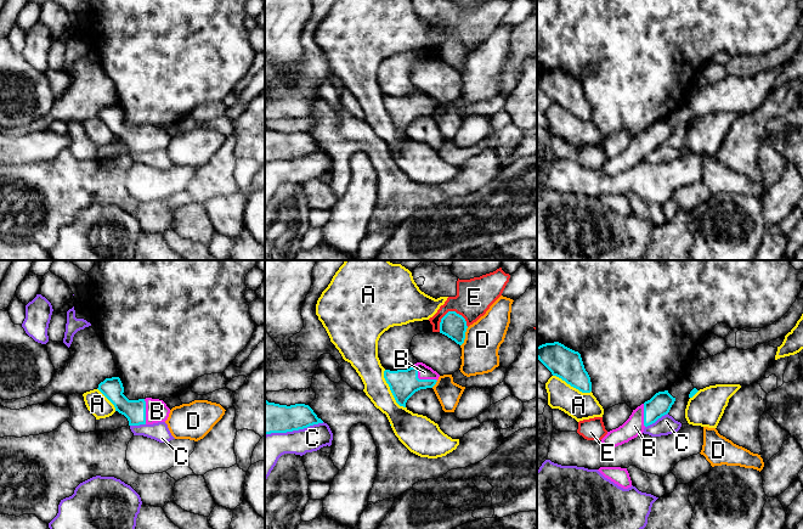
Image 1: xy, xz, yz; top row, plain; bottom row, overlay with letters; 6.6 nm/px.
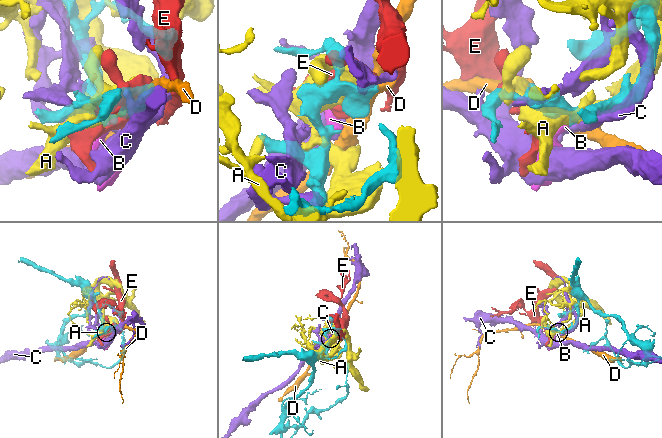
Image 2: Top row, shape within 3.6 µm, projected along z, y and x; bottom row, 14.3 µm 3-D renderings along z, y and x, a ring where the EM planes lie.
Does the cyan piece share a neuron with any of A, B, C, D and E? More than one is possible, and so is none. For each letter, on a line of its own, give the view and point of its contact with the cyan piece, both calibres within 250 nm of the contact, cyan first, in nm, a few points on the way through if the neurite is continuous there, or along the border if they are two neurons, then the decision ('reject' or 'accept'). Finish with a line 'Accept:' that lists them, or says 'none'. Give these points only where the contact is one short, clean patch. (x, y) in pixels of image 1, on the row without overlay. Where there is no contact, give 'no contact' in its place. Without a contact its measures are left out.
A: meets cyan in xz at (390, 117); 190 nm thick on the cyan side, 180 nm on the other; reject
B: meets cyan in xz at (420, 107); 190 nm thick on the cyan side, 100 nm on the other; runs through xz (403, 111), (420, 107), (424, 100); accept
C: meets cyan in xz at (294, 157); 220 nm thick on the cyan side, 200 nm on the other; reject
D: meets cyan in xz at (464, 65); 160 nm thick on the cyan side, 240 nm on the other; reject
E: meets cyan in xz at (450, 39); 160 nm thick on the cyan side, 240 nm on the other; reject
Accept: B

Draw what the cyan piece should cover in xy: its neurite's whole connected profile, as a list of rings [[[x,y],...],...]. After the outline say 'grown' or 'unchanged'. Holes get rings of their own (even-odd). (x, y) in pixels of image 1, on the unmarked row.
[[[119,105],[106,106],[97,116],[124,142],[129,153],[153,152],[165,150],[170,136],[159,126],[129,128],[123,120],[124,114]]]; grown

